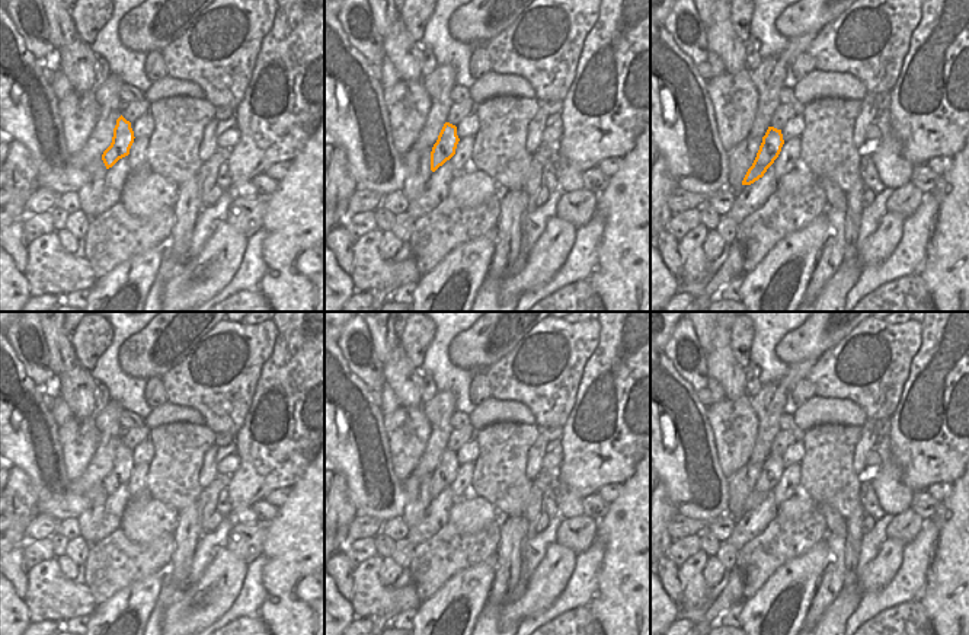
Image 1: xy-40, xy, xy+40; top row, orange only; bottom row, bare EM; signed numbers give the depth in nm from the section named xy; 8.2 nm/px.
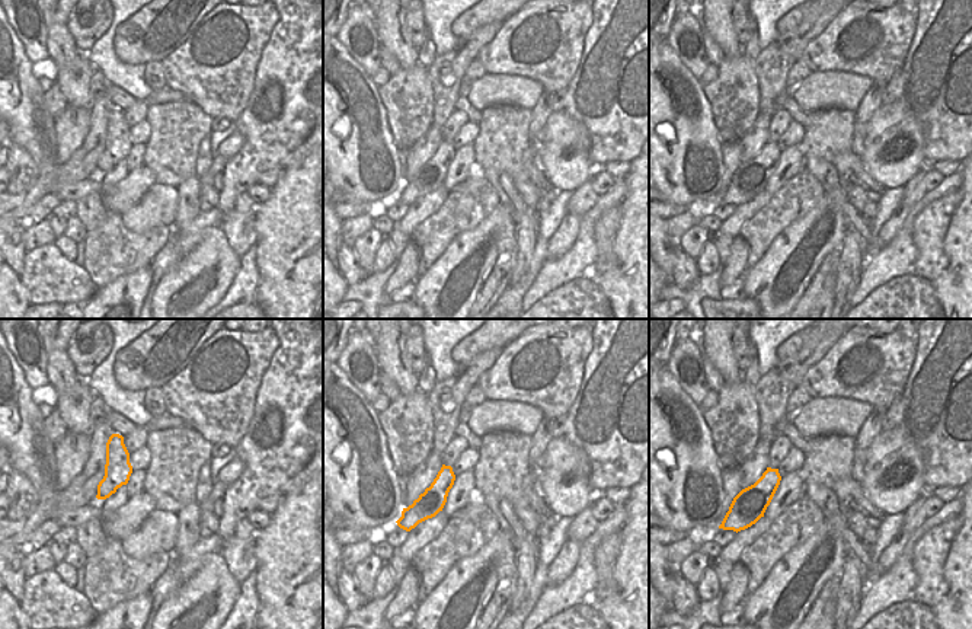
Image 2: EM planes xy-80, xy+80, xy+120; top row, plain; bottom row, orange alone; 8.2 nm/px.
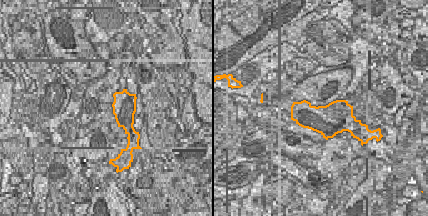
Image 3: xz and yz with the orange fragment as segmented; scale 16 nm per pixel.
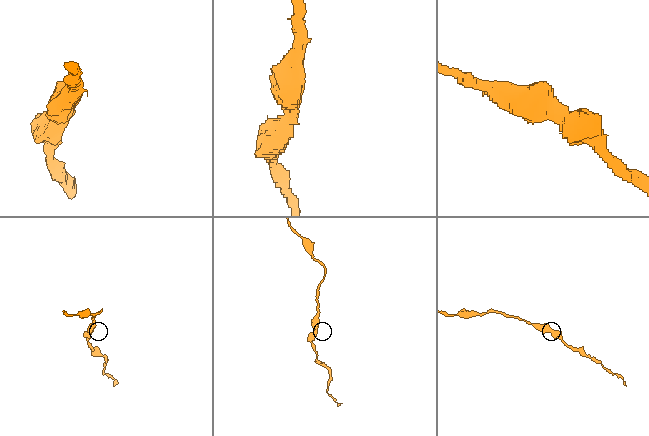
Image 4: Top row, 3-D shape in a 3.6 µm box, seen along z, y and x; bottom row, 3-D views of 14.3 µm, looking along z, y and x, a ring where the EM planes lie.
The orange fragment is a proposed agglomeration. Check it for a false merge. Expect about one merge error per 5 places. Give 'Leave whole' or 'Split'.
Leave whole.

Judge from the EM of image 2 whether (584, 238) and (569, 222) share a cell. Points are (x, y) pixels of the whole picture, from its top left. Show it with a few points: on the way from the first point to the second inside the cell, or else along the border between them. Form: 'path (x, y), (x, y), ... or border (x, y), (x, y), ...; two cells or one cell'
border (581, 219), (575, 242), (558, 259); two cells

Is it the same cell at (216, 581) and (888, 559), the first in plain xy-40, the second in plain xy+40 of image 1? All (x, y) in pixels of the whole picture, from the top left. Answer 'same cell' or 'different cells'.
same cell

